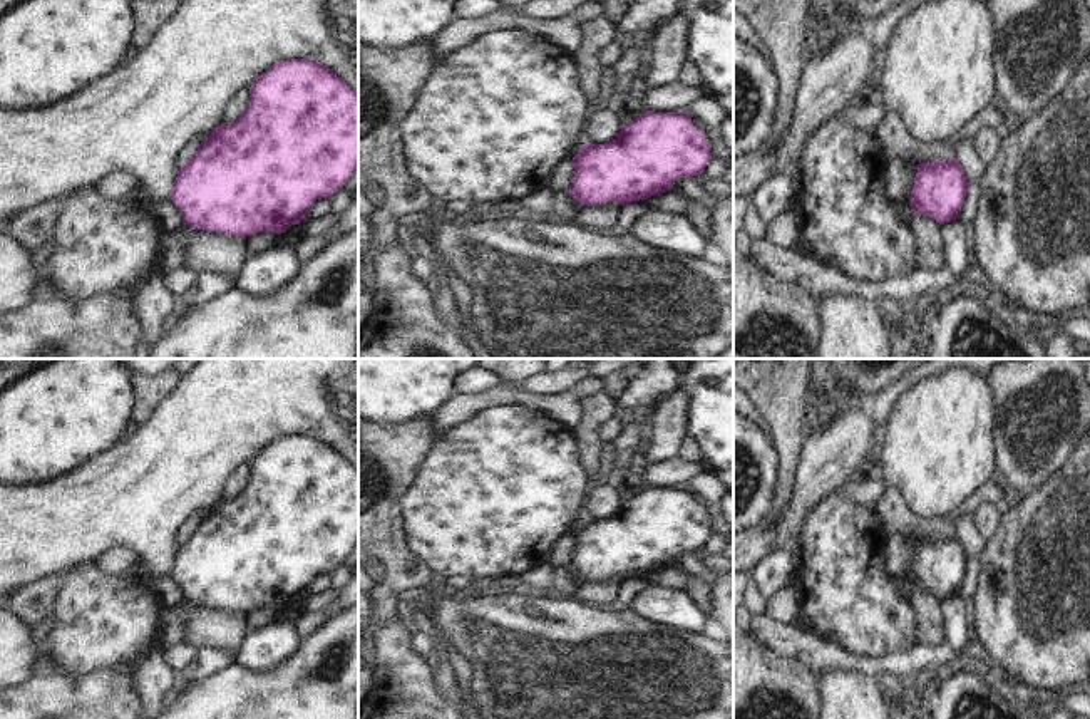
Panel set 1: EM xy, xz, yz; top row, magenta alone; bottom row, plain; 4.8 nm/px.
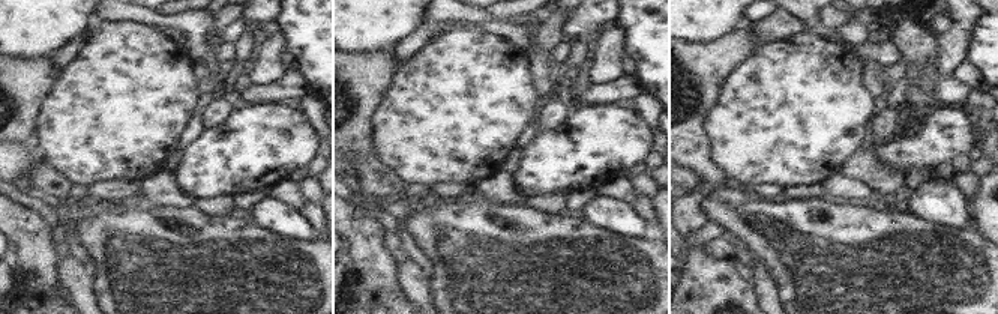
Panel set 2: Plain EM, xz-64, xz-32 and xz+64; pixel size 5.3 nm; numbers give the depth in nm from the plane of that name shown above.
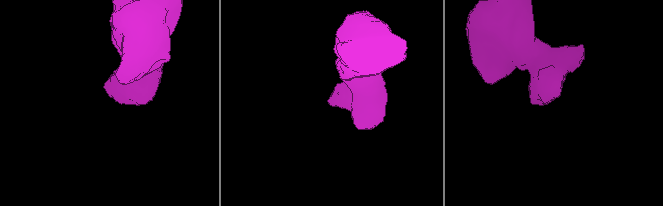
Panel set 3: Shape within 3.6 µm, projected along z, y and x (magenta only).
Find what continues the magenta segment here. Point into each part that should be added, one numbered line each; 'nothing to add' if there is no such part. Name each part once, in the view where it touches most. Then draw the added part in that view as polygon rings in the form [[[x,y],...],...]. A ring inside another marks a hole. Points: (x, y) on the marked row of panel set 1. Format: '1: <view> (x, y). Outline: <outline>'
nothing to add

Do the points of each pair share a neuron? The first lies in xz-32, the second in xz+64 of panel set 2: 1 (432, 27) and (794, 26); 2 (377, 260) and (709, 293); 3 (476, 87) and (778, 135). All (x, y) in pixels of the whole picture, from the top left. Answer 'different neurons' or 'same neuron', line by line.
1: same neuron
2: same neuron
3: same neuron

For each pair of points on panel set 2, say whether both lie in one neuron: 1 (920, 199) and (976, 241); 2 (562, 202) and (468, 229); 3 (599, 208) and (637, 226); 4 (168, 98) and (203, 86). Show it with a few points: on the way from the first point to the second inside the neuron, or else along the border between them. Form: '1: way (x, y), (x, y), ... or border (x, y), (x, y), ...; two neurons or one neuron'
1: border (923, 218), (937, 224), (970, 229); two neurons
2: border (526, 203), (550, 214), (566, 214), (571, 209); two neurons
3: way (608, 212), (628, 223); one neuron
4: border (192, 65), (191, 75), (200, 93); two neurons

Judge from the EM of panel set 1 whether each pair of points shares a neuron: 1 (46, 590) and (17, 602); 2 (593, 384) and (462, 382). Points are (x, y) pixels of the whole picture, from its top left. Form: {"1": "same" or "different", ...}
{"1": "same", "2": "different"}

